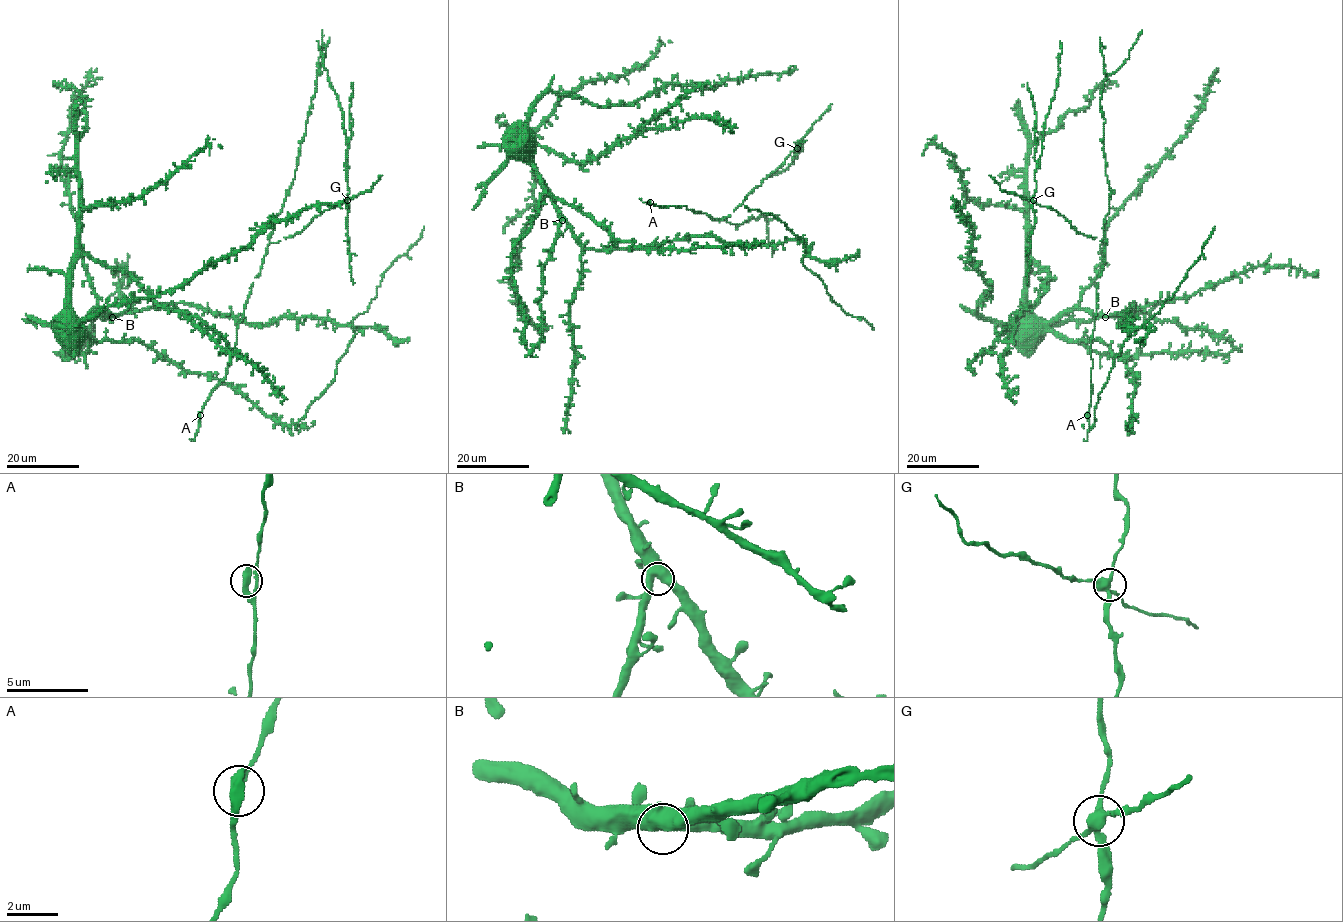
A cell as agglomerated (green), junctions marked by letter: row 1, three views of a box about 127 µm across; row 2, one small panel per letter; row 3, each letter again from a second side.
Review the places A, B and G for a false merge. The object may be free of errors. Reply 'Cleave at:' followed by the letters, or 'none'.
Cleave at: G

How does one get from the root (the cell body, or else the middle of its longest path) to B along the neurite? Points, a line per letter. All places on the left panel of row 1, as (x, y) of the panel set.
B: (70, 335), (95, 310), (102, 309), (112, 317)

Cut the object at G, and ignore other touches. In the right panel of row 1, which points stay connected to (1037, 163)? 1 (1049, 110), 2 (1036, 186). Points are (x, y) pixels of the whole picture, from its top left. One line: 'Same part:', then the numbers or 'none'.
Same part: 1, 2

